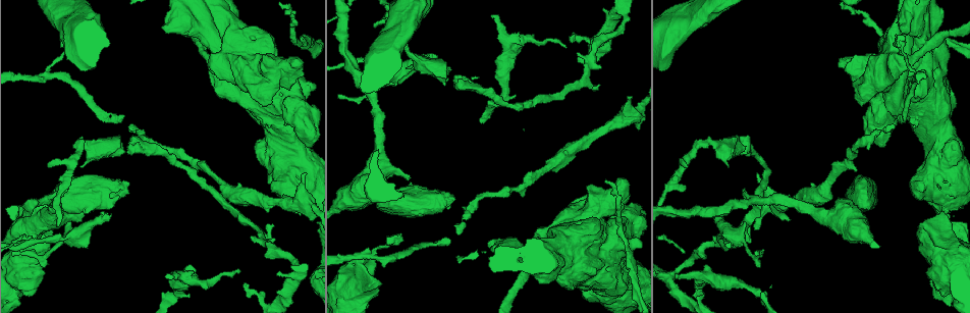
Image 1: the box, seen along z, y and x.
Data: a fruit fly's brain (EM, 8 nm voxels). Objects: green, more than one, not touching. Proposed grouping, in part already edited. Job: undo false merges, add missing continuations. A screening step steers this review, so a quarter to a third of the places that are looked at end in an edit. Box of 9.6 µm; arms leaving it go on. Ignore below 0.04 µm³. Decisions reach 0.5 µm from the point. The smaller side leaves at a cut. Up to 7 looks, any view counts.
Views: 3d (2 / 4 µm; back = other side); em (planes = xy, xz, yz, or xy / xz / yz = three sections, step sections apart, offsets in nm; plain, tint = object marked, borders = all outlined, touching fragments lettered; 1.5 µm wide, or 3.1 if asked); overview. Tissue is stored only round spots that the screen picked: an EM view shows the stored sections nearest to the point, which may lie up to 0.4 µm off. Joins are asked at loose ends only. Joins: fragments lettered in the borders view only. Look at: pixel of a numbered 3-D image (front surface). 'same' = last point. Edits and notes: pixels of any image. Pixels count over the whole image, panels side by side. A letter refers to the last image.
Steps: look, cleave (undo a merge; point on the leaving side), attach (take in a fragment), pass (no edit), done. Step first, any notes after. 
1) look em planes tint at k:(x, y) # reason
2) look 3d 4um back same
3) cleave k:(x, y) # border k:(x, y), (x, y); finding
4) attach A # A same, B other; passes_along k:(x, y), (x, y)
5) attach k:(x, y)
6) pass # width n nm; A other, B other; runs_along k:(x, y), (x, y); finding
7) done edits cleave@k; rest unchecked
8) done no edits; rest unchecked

look em planes borders at 1:(743, 189) # an open end

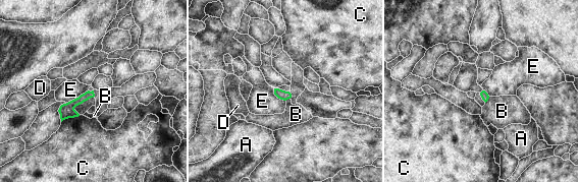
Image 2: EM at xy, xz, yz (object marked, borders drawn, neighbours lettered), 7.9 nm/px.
pass # A other, B other, C other, D other, E other; border 2:(88, 89), (66, 103); no lettered fragment goes on from it

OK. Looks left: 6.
look em 3.1um yz step 8 borders at 1:(455, 199) # free end

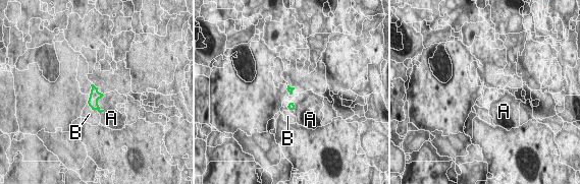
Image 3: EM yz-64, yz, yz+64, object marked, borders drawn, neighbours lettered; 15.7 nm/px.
look em 3.1um xz step 16 borders same

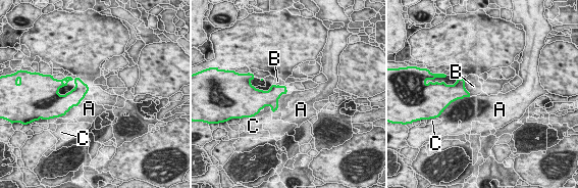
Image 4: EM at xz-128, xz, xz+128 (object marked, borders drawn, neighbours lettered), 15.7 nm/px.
pass # A other, B other, C other; border 4:(285, 93), (273, 112); no lettered fragment goes on from it

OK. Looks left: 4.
look 3d 2um at 1:(63, 54) # sudden change in width

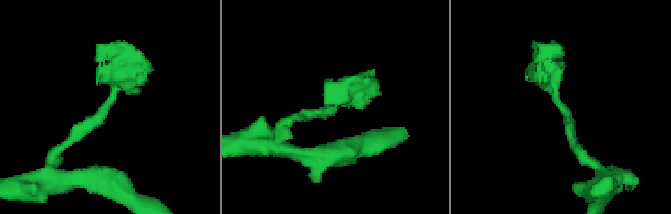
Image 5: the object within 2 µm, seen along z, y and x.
look em planes tint at 5:(341, 98) # now the EM

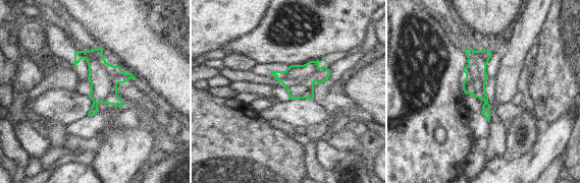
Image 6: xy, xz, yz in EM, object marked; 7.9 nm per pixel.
look em planes borders same

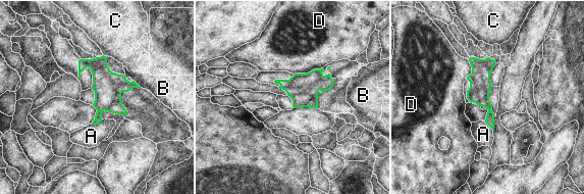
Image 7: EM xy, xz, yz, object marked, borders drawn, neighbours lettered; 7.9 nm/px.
pass # width 180 nm; A other, B other, C other, D other; runs_along 7:(472, 59), (491, 124); continuous, no second neuron

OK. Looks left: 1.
done no edits; rest unchecked

